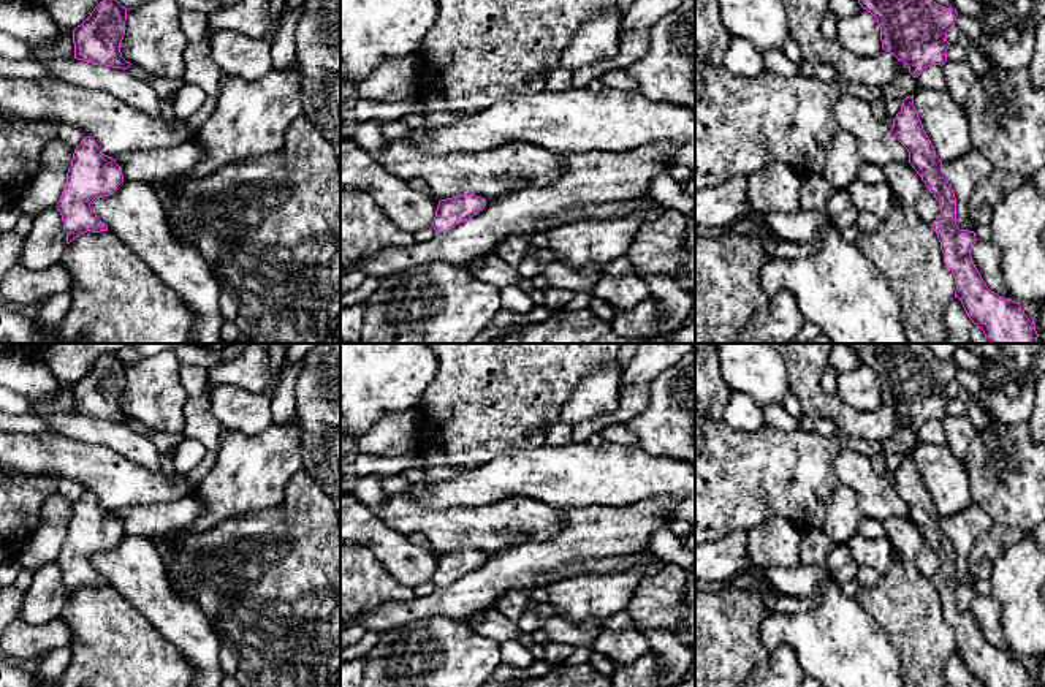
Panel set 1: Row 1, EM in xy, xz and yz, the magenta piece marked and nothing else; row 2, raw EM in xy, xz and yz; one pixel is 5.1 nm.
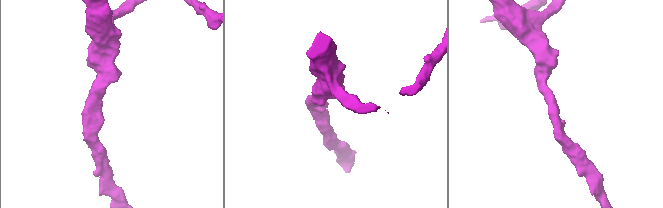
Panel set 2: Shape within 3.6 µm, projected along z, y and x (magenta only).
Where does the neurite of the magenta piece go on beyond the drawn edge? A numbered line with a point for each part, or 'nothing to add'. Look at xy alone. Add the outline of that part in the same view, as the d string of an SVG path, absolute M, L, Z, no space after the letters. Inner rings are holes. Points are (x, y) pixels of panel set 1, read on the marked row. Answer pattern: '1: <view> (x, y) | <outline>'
nothing to add

